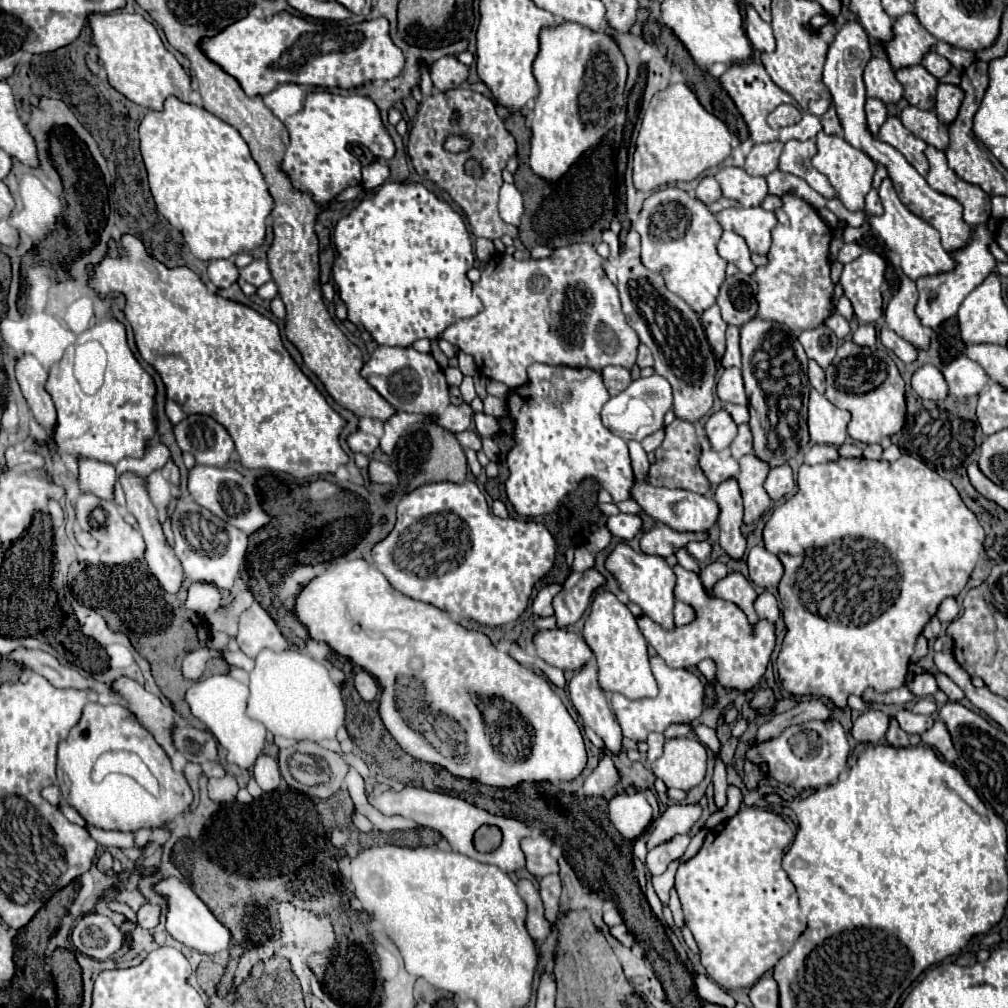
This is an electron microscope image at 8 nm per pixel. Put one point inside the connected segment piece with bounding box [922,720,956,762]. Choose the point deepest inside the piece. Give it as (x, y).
(937, 737)

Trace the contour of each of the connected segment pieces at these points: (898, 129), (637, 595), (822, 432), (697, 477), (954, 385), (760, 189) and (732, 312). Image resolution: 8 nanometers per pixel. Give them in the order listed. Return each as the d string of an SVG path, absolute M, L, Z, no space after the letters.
M888 116L886 122L880 126L878 138L890 146L894 146L898 152L904 154L904 158L908 160L908 164L912 164L918 174L926 176L928 172L928 160L924 156L924 148L926 142L920 140L918 136L910 134L910 130L906 130L900 122L900 118L896 116Z
M622 542L608 556L606 568L618 578L620 588L628 596L628 600L638 604L648 618L652 618L664 630L674 630L676 628L674 626L674 616L672 616L672 608L674 608L674 602L676 602L676 598L674 598L676 576L674 576L672 568L664 562L664 558L648 556L648 554L642 554L642 552L634 552L628 544Z
M810 390L808 404L808 431L810 440L816 444L840 446L846 440L846 426L850 422L850 412L836 408L824 394Z
M674 420L668 428L666 428L666 436L664 442L656 448L656 462L650 464L650 472L648 472L648 482L652 486L664 486L664 488L682 488L682 490L690 490L690 492L698 492L698 494L706 494L710 492L710 482L708 478L702 474L700 466L698 466L698 440L694 436L694 426L690 422L682 422L682 420Z
M960 354L958 358L954 358L944 370L942 370L946 382L948 382L948 396L952 396L954 400L962 400L962 398L970 398L970 396L978 396L980 390L988 384L988 374L986 370L970 360L968 356Z
M722 168L716 174L716 180L718 180L724 196L738 200L740 206L744 206L744 208L760 206L762 200L768 196L766 180L748 176L742 168Z
M738 272L732 278L726 278L720 296L718 306L722 312L722 318L726 324L732 326L744 326L752 318L758 316L758 284L752 280L752 276Z

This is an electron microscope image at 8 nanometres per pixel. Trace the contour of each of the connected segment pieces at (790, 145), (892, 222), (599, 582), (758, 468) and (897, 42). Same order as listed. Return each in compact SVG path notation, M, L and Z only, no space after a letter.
M788 140L784 144L782 156L780 156L780 164L778 170L794 174L802 180L808 182L810 188L814 188L818 194L822 194L824 198L836 198L836 190L834 186L828 182L828 178L824 174L820 174L812 164L812 156L816 154L816 140Z
M886 176L878 188L878 194L884 204L884 214L882 216L869 216L868 222L872 224L872 230L884 240L886 248L898 254L900 266L904 274L912 280L924 278L924 276L938 276L942 272L950 272L956 268L956 260L942 248L940 244L940 234L934 230L928 222L924 222L920 216L912 214L898 198L892 180Z
M594 568L584 572L570 572L562 592L554 598L554 614L558 618L558 626L564 628L578 622L588 608L592 594L604 584L606 578Z
M754 454L742 456L738 462L738 484L744 498L744 524L752 524L772 506L768 494L762 488L770 468L760 458L754 458Z
M912 12L894 20L892 34L894 36L890 40L880 42L880 48L888 56L892 70L920 64L922 56L934 50L938 42L928 30L920 26L918 18Z

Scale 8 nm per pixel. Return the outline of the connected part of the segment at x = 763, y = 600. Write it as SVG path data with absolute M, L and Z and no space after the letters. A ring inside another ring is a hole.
M770 592L758 594L758 598L756 598L756 602L754 602L754 610L756 610L758 618L768 620L768 622L776 622L778 616L780 616L778 602L776 602L776 598L774 598Z

